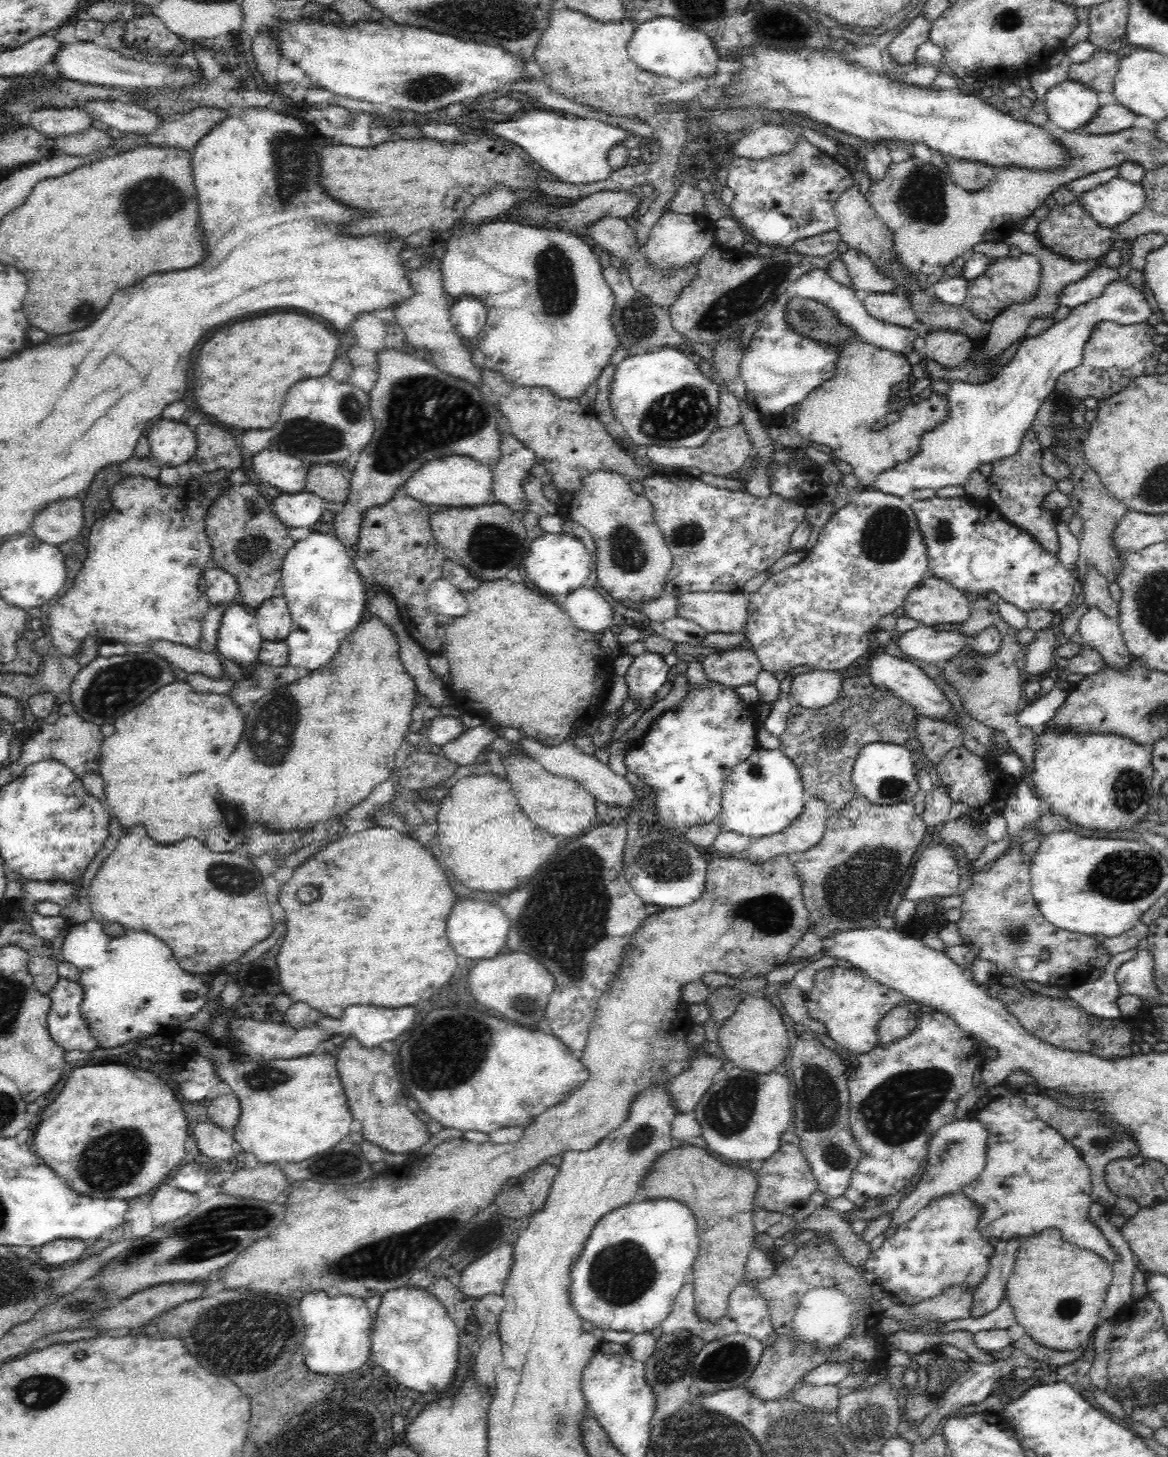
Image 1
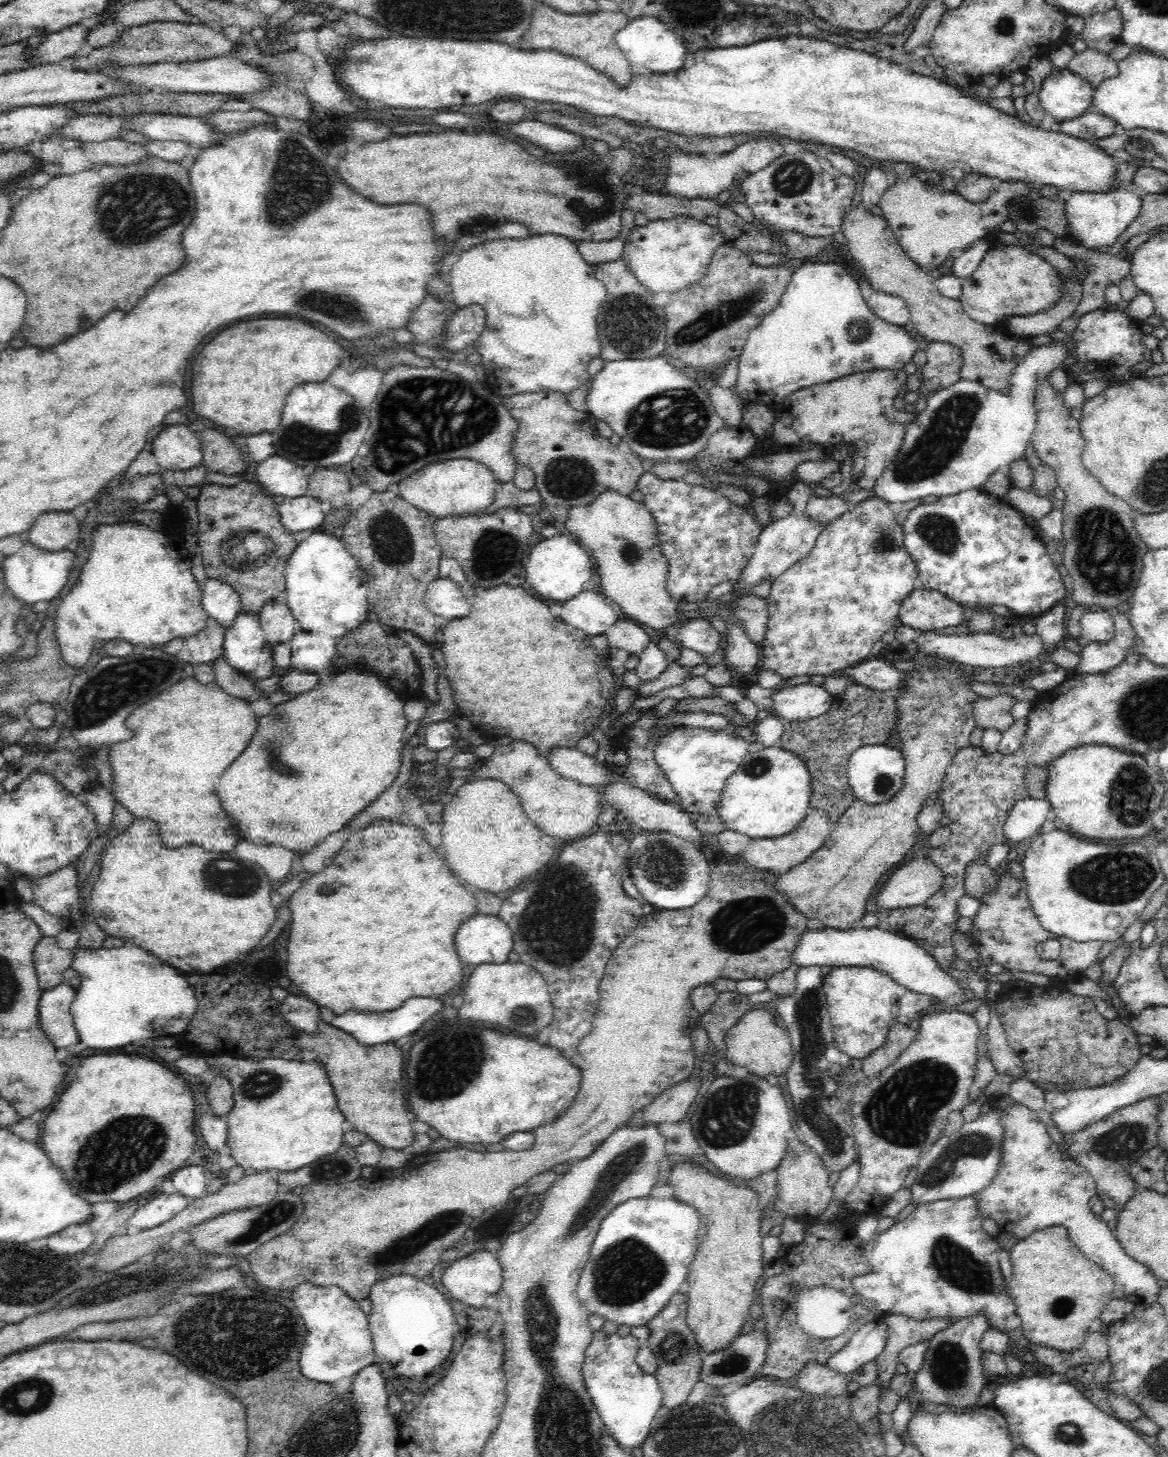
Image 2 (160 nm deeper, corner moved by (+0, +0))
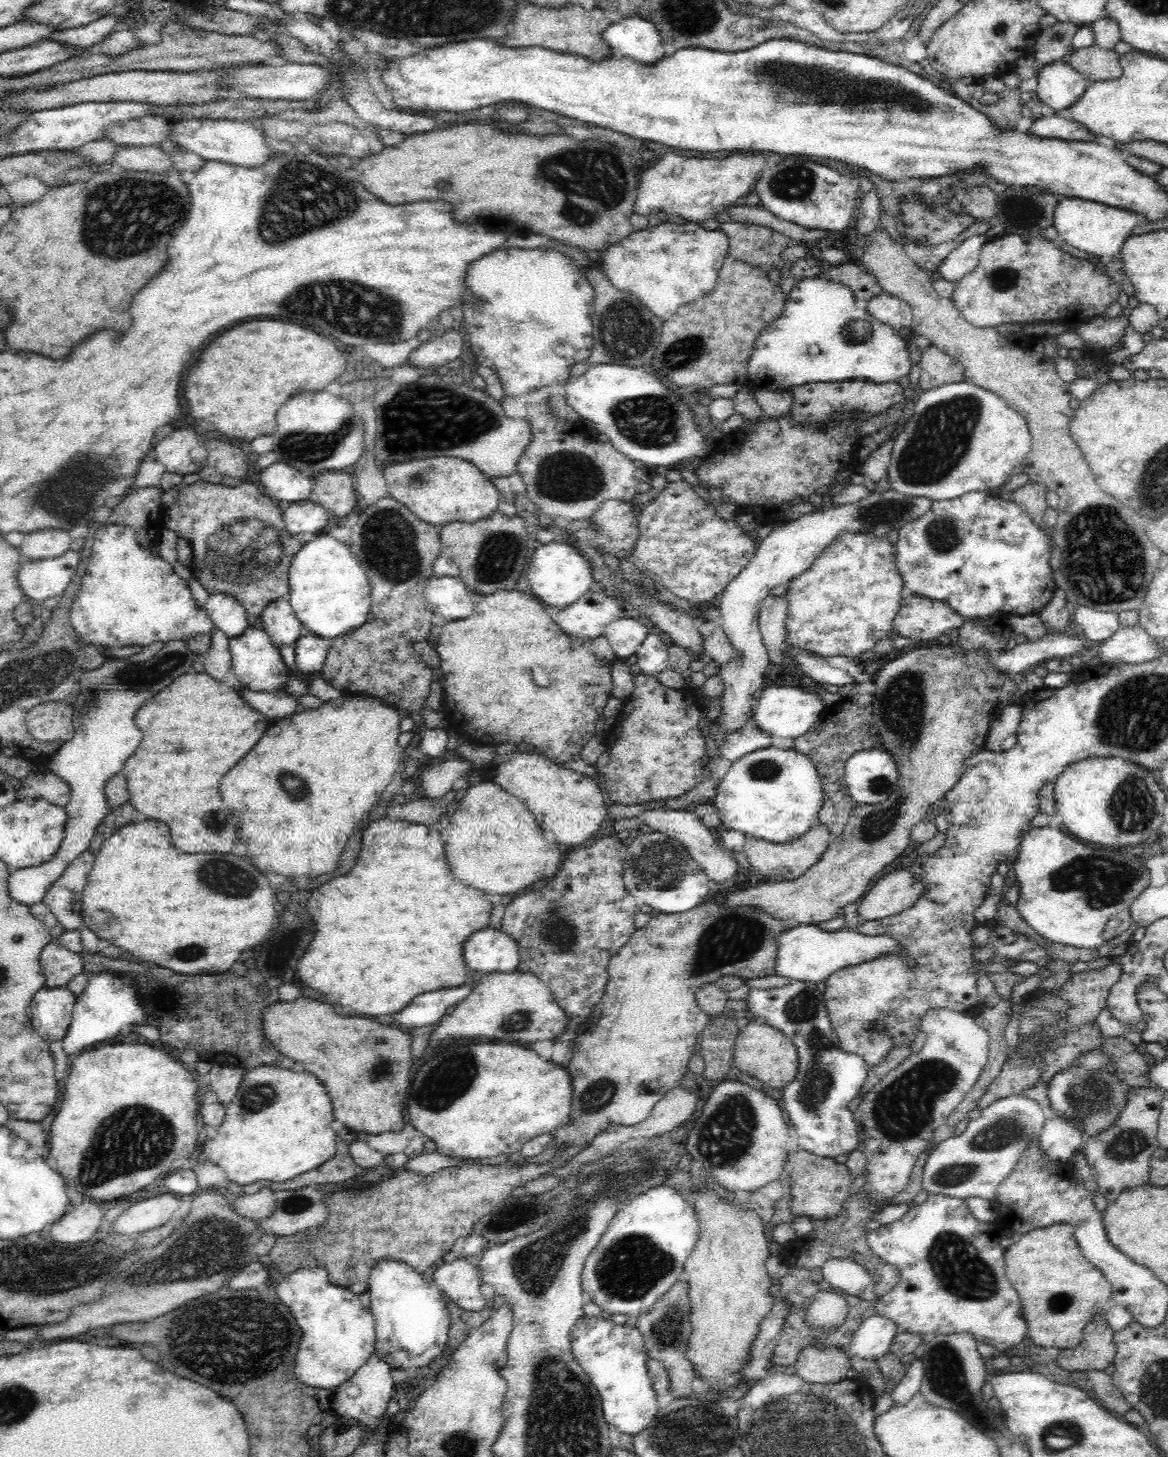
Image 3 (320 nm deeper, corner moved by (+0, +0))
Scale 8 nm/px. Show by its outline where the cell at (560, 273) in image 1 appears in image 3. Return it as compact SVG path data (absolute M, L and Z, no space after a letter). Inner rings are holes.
M512 247L510 252L496 250L470 264L466 284L474 292L474 296L480 298L480 304L472 308L464 306L467 338L476 361L496 370L505 398L522 396L532 388L566 384L572 379L569 375L572 366L586 361L590 356L593 344L594 289L588 283L587 277L578 275L578 269L570 264L564 253L556 252L556 248L522 250ZM560 345L576 348L576 354L571 358L560 357Z

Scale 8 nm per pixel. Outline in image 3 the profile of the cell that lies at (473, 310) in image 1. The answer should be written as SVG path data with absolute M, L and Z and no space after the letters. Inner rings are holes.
M455 329L440 331L440 334L432 340L422 342L418 347L412 349L412 352L406 358L406 362L425 370L437 370L441 366L452 366L452 363L460 358L462 348L464 348L464 342L462 342L462 333L460 331Z

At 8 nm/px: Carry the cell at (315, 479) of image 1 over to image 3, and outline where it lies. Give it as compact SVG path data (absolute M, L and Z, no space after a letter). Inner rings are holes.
M326 472L314 482L309 501L322 505L335 516L357 514L360 508L354 491L354 478L340 472Z

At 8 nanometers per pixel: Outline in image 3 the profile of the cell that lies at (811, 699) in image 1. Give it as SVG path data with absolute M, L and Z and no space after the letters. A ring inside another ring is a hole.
M772 686L762 690L756 696L754 714L751 718L756 721L756 727L760 731L770 735L770 740L774 742L780 740L786 744L796 736L802 736L814 726L818 716L822 716L822 702L821 698L808 694L808 692L802 692L798 690L798 687Z

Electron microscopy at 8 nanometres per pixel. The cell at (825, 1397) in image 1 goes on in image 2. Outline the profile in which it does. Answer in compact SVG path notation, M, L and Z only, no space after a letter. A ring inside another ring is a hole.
M815 1360L804 1364L793 1379L794 1386L800 1391L812 1395L826 1395L830 1398L845 1394L848 1382L846 1374L830 1370L827 1362L815 1362Z

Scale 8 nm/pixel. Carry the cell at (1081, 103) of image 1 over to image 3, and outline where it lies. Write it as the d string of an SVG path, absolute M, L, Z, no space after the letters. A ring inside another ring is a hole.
M1061 60L1044 64L1035 76L1038 78L1036 96L1059 114L1075 104L1089 84L1069 62Z

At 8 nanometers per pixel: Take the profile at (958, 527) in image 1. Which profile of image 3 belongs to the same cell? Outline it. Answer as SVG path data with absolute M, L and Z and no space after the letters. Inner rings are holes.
M970 492L956 500L934 501L928 512L924 516L918 517L916 520L905 524L898 534L898 541L896 543L896 557L897 569L900 577L902 577L902 588L904 594L912 594L918 596L930 597L932 600L944 601L948 603L958 615L971 620L977 618L984 618L984 616L992 616L996 612L1004 612L1004 614L1012 615L1027 615L1038 614L1046 603L1052 598L1056 588L1060 584L1058 576L1052 571L1050 567L1051 546L1052 541L1046 536L1042 530L1028 514L1025 508L1016 504L1014 501L1006 501L1001 497L992 498L986 492Z

